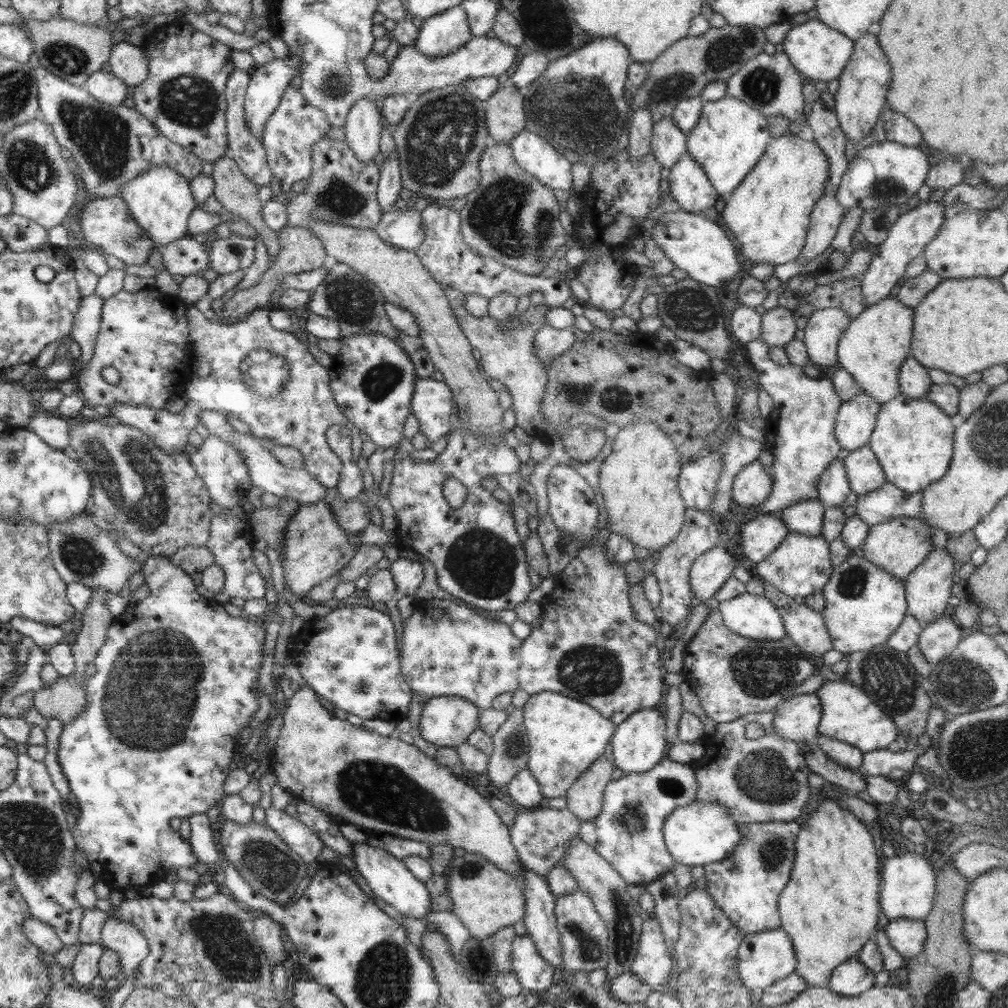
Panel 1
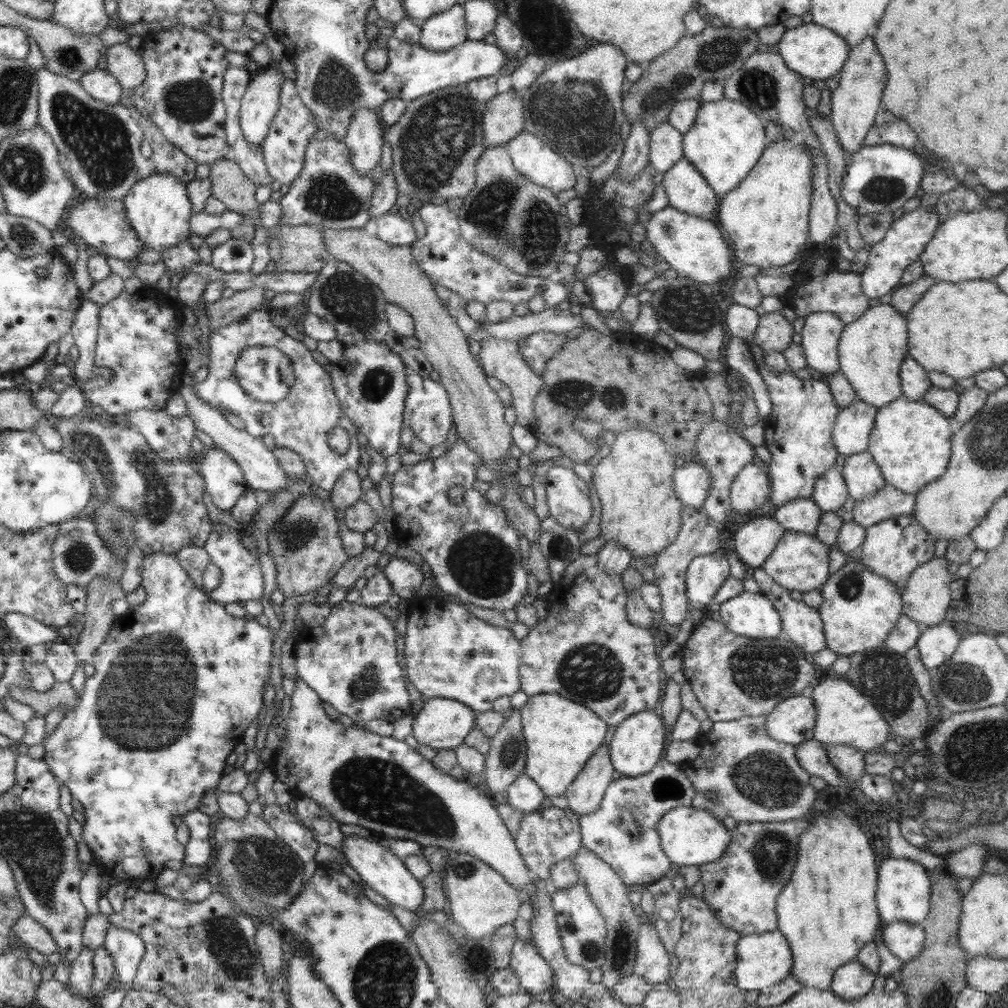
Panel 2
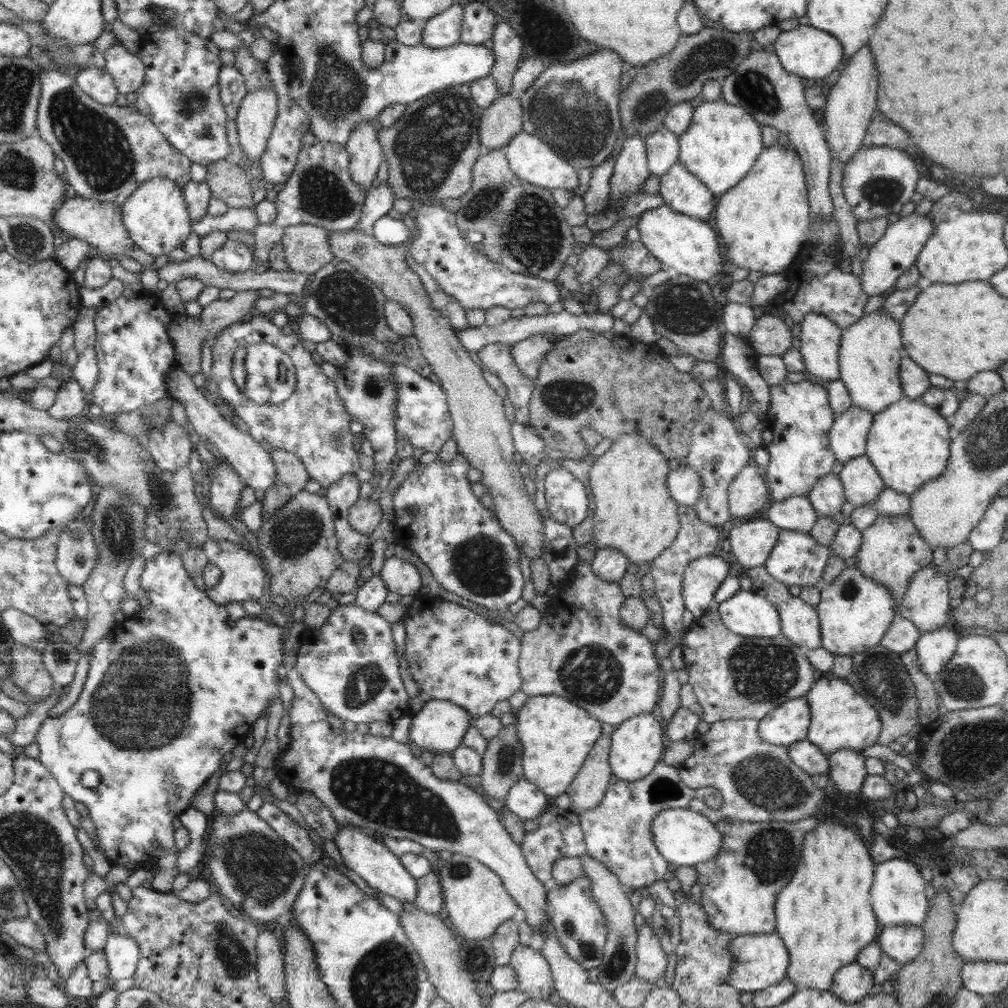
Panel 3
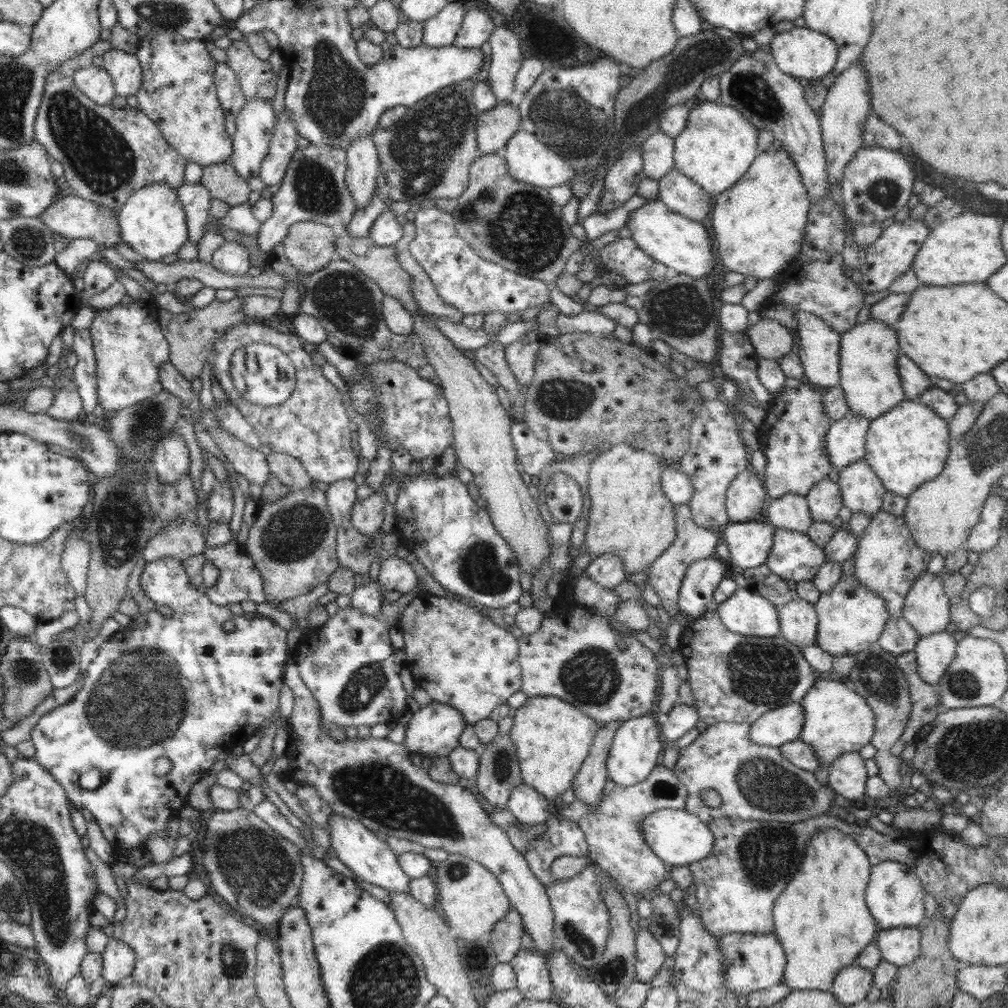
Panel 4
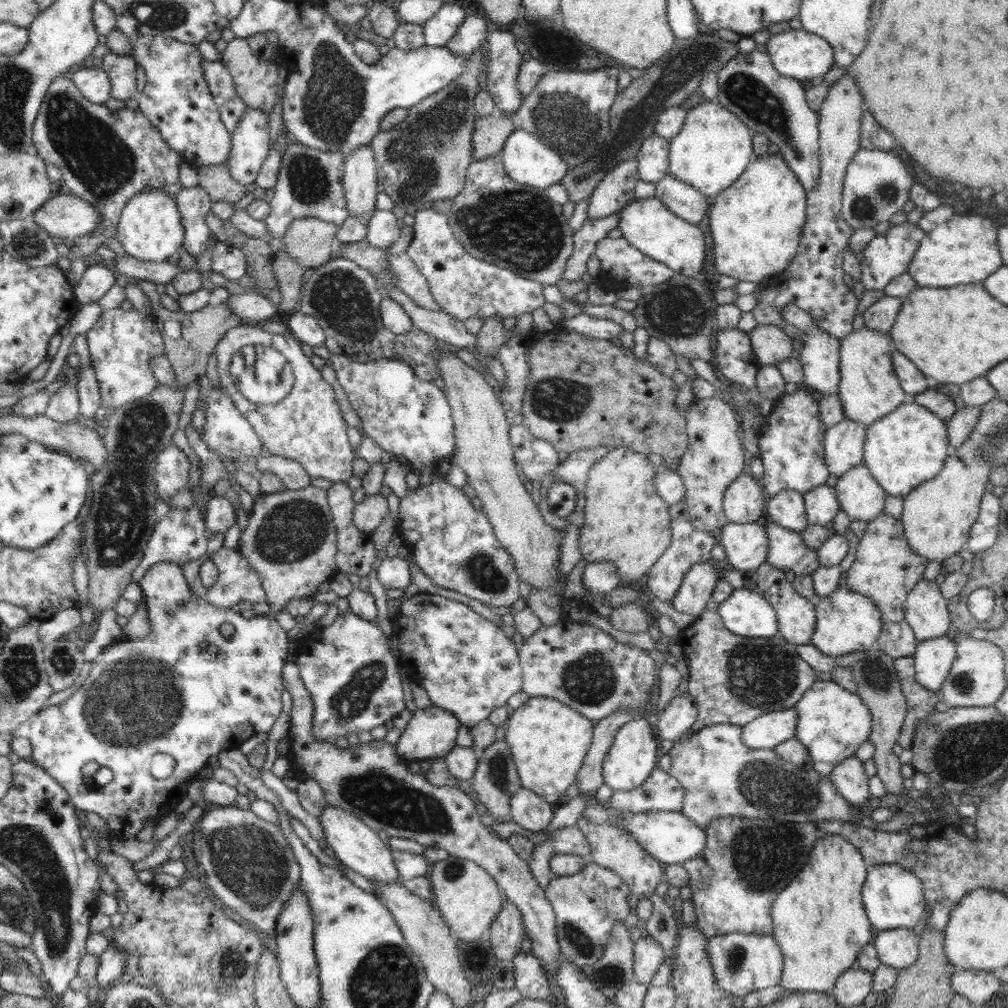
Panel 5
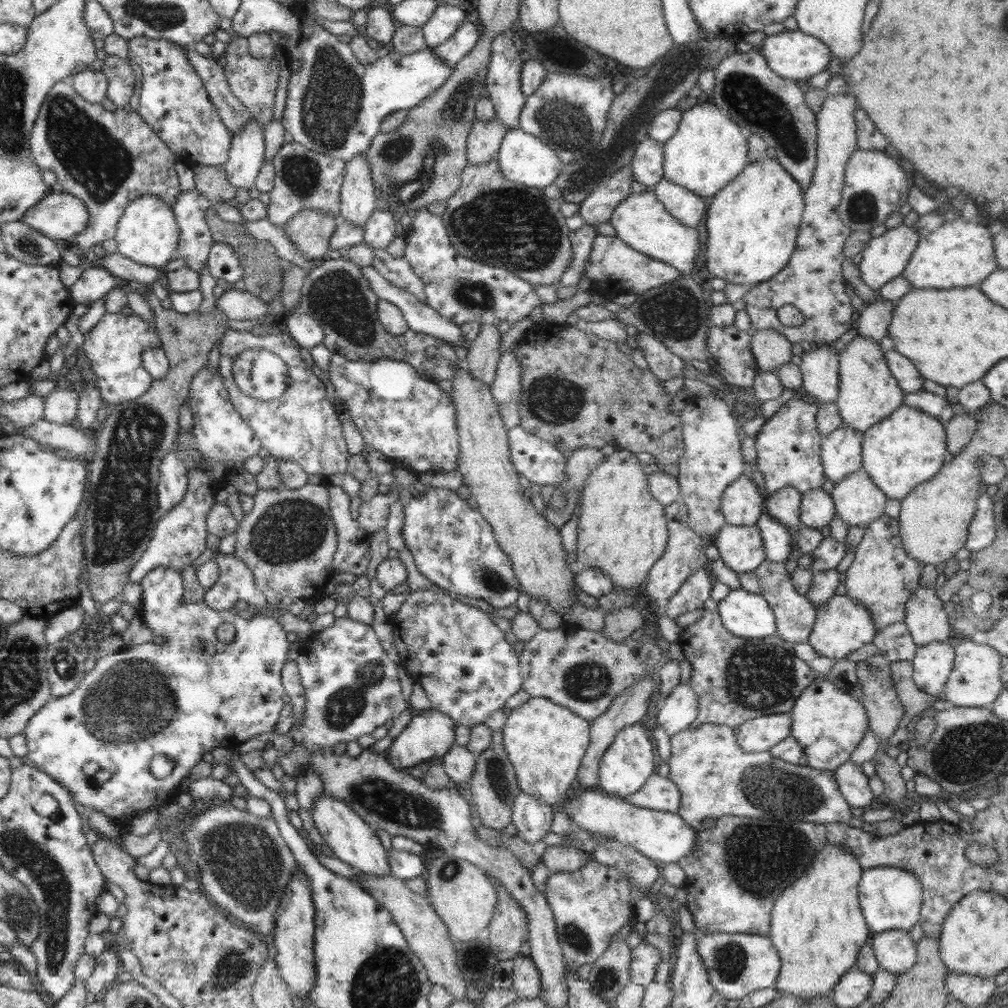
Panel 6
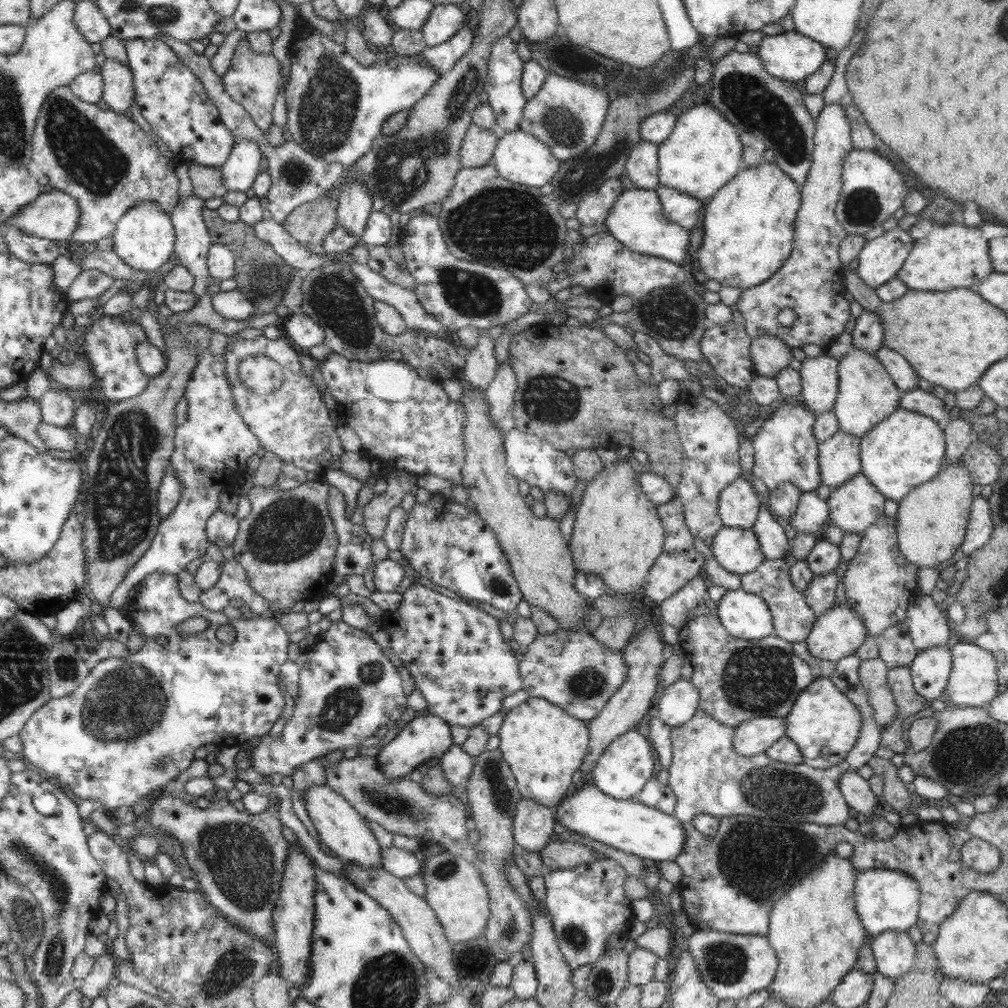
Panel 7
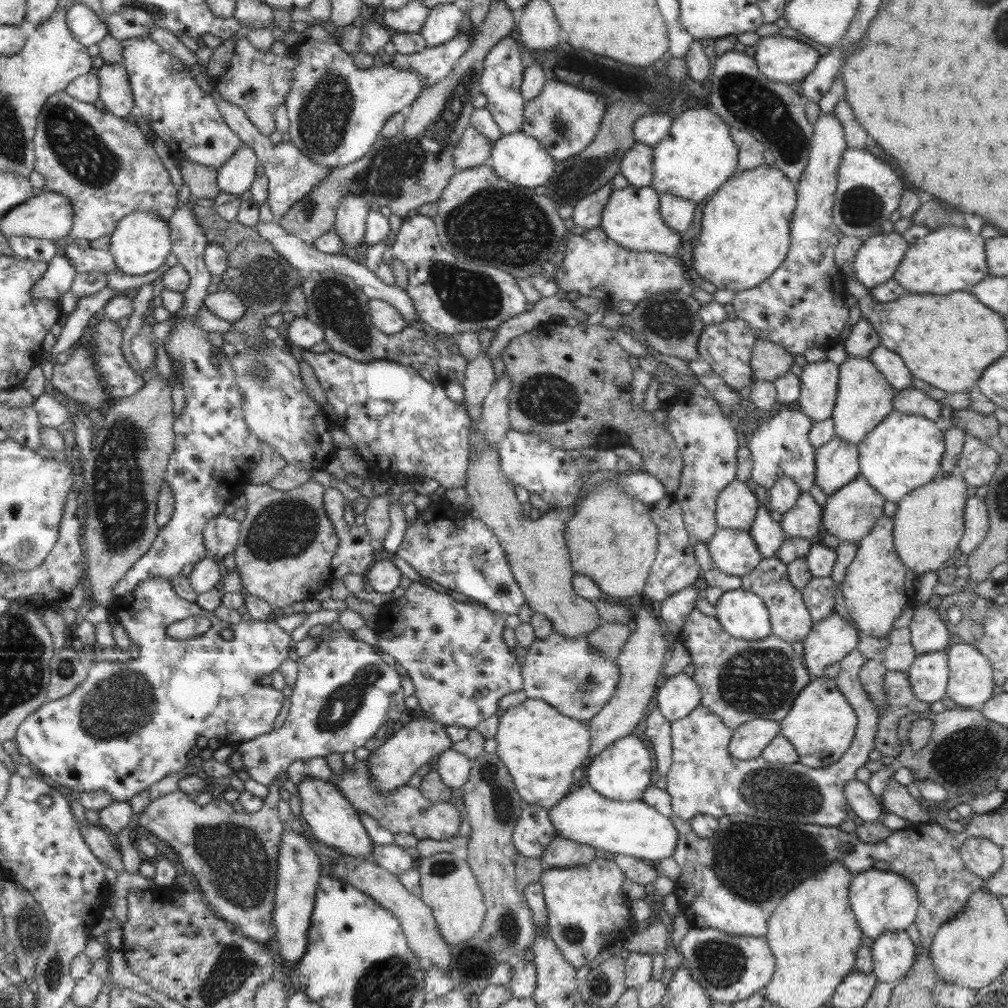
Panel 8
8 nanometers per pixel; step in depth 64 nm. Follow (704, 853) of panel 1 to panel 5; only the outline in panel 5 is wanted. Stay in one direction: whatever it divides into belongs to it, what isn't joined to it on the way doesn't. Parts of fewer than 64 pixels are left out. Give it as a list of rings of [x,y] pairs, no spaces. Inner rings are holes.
[[[624,812],[620,814],[618,823],[622,829],[630,831],[642,849],[664,864],[682,865],[686,860],[698,858],[706,848],[706,831],[681,812]]]

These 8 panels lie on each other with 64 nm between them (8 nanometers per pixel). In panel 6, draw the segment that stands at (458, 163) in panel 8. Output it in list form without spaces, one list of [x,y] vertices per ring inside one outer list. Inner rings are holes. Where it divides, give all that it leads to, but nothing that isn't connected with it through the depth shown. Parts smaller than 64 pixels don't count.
[[[494,119],[490,122],[474,122],[467,139],[467,158],[469,164],[486,164],[496,160],[507,127]]]

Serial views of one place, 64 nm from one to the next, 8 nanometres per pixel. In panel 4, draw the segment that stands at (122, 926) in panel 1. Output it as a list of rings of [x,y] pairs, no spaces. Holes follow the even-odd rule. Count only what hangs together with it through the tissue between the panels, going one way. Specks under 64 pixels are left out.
[[[109,937],[108,944],[102,952],[102,977],[108,987],[118,984],[133,973],[136,953],[128,947],[128,943]]]

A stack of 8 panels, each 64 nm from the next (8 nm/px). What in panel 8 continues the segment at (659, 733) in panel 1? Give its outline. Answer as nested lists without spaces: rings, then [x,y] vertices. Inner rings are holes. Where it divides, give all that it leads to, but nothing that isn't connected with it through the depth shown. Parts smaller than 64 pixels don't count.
[[[628,734],[606,747],[600,754],[592,758],[585,768],[585,778],[583,783],[588,783],[590,787],[607,799],[619,801],[641,800],[646,787],[652,782],[652,754],[648,750],[648,743],[643,739]]]

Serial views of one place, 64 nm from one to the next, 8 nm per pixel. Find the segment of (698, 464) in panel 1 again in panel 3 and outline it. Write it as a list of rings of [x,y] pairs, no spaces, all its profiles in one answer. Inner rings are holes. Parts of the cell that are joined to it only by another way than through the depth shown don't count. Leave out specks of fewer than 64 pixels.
[[[683,465],[682,468],[668,472],[666,485],[670,489],[670,496],[679,505],[693,506],[698,502],[698,496],[701,496],[702,477],[698,472]]]

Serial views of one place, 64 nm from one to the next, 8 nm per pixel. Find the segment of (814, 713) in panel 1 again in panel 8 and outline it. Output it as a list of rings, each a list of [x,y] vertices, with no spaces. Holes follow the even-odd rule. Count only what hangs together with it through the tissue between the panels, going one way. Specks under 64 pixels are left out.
[[[753,719],[733,730],[728,752],[740,760],[755,759],[760,757],[762,750],[779,735],[780,721]]]

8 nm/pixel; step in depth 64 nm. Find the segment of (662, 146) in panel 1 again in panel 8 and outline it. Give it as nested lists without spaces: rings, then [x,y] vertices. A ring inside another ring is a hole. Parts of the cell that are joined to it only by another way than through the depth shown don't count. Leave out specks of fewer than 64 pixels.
[[[637,142],[627,151],[619,166],[631,186],[648,187],[654,175],[654,147]]]

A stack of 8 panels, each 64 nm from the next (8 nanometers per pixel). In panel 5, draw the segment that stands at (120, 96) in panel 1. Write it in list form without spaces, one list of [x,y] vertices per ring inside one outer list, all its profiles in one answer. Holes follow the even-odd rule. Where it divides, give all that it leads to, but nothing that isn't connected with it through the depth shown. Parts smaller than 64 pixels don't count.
[[[96,66],[77,67],[72,70],[72,82],[80,90],[82,96],[94,104],[104,105],[110,98],[111,82],[104,69]]]

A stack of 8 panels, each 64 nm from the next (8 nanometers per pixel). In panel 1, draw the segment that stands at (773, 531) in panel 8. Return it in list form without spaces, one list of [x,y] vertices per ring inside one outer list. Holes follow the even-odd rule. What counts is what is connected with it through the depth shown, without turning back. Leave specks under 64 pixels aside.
[[[790,531],[786,538],[762,562],[752,566],[754,576],[759,577],[762,583],[776,588],[789,598],[796,596],[806,599],[812,594],[822,593],[833,571],[830,560],[829,542],[822,537],[800,534]]]

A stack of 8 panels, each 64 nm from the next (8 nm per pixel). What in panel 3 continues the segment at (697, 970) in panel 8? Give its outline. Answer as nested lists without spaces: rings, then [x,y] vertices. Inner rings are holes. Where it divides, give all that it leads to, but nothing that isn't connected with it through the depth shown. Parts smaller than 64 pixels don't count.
[[[775,931],[763,935],[735,935],[730,940],[730,955],[734,957],[734,962],[728,982],[741,992],[754,992],[778,984],[786,977],[790,962],[788,949]]]

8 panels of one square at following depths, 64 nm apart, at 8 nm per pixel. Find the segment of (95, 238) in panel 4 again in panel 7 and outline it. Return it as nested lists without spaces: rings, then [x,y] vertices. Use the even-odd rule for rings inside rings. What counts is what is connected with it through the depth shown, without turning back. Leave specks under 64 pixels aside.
[[[44,190],[34,202],[26,204],[5,225],[24,231],[37,238],[69,240],[78,228],[80,207],[73,196],[55,190]]]

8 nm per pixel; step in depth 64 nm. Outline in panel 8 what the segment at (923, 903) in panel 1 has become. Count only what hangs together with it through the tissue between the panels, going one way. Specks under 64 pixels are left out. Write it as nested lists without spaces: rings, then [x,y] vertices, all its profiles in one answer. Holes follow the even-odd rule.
[[[877,869],[858,873],[850,882],[848,897],[866,942],[874,940],[886,931],[905,931],[916,920],[919,906],[916,887],[910,879],[897,873]]]

